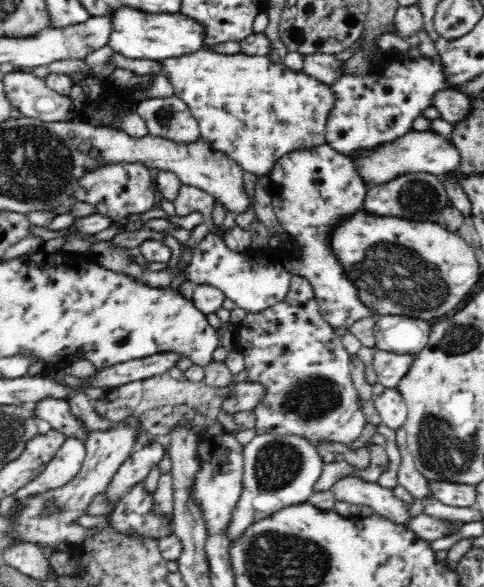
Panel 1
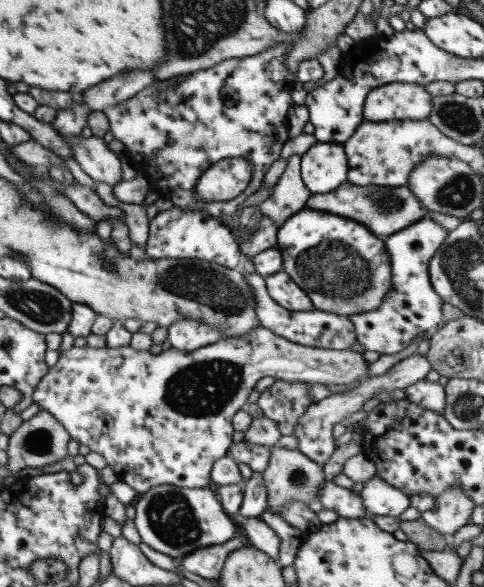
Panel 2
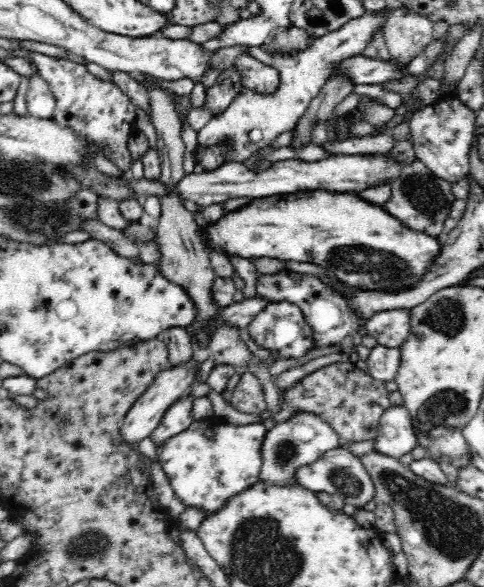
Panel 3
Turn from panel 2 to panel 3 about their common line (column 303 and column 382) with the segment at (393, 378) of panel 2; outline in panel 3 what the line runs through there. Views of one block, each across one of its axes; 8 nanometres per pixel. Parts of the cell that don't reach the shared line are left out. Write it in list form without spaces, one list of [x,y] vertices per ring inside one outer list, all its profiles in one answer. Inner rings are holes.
[[[391,405],[380,416],[378,434],[372,451],[399,459],[418,446],[418,437],[405,406]]]

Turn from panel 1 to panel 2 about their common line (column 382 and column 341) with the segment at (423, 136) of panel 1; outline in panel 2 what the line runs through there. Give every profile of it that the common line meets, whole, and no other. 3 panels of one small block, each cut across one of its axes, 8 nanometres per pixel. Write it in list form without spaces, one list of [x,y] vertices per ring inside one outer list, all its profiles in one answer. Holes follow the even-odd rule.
[[[317,143],[301,156],[301,177],[311,194],[332,192],[347,180],[347,157],[343,144]]]

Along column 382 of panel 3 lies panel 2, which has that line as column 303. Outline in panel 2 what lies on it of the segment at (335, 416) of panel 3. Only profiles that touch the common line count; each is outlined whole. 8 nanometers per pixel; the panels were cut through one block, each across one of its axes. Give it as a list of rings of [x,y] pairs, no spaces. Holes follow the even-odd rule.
[[[277,379],[260,393],[257,400],[262,415],[273,420],[282,435],[292,435],[297,420],[315,403],[310,399],[310,389],[313,385],[304,381],[288,382]]]

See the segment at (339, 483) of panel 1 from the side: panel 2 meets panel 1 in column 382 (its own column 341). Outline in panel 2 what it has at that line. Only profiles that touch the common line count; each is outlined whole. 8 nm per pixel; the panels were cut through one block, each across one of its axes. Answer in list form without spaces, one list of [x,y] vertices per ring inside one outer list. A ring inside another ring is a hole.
[[[333,479],[327,480],[320,487],[318,501],[321,502],[324,509],[335,510],[339,517],[362,519],[366,513],[360,494],[337,486]]]

